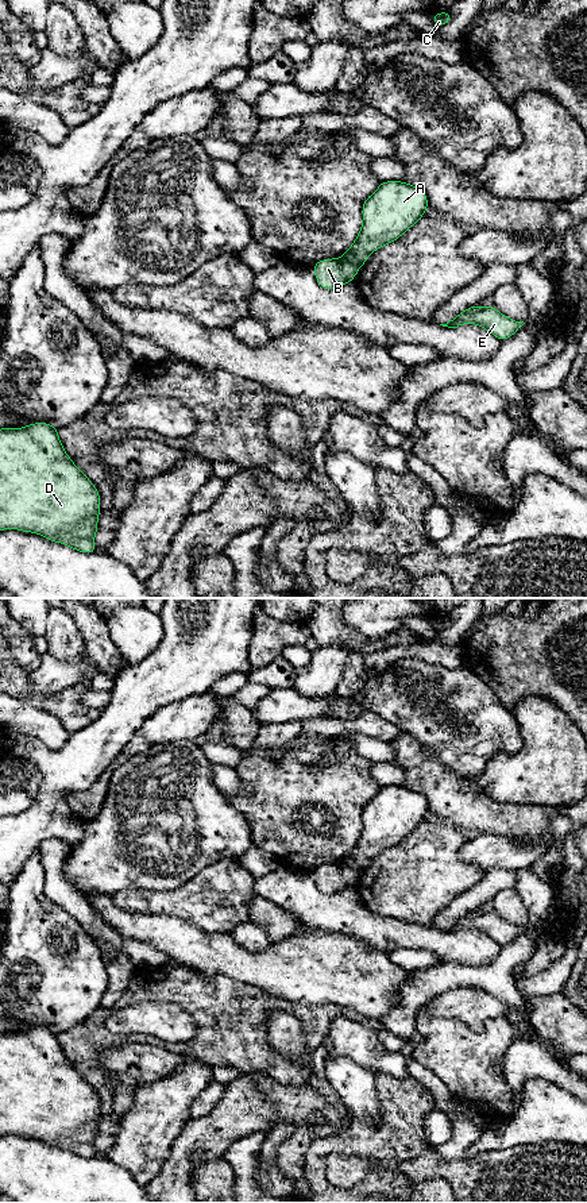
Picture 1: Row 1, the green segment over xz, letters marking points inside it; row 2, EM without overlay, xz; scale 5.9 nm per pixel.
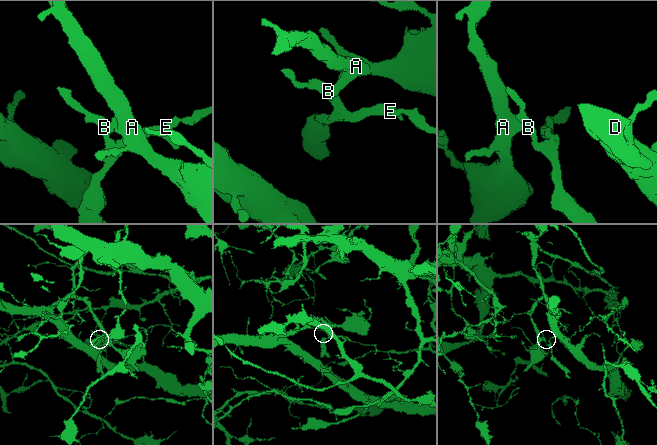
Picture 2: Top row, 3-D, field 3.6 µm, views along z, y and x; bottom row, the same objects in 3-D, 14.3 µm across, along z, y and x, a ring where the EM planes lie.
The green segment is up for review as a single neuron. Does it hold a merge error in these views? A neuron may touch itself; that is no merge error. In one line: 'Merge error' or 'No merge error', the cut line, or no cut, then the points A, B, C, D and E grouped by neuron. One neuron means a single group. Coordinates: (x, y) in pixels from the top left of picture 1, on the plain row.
Merge error. Split along xz (342, 863), (358, 874). Groups: A C D / B E

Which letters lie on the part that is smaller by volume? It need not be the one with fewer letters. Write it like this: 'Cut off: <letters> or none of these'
Cut off: B, E

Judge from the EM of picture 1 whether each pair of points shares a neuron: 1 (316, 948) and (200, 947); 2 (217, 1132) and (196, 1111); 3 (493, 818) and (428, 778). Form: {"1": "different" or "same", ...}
{"1": "same", "2": "different", "3": "same"}

